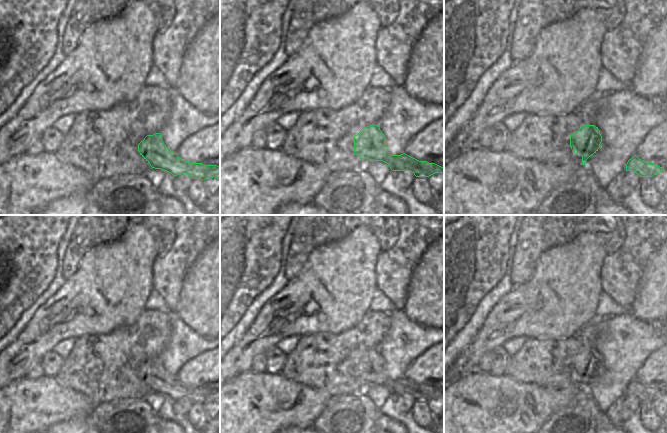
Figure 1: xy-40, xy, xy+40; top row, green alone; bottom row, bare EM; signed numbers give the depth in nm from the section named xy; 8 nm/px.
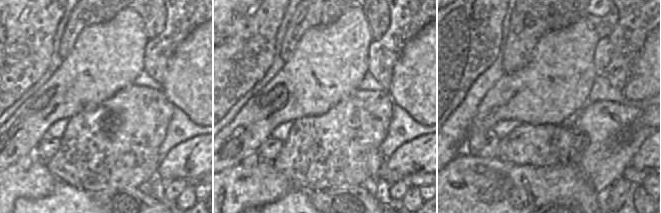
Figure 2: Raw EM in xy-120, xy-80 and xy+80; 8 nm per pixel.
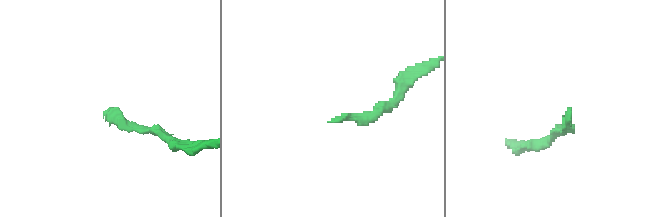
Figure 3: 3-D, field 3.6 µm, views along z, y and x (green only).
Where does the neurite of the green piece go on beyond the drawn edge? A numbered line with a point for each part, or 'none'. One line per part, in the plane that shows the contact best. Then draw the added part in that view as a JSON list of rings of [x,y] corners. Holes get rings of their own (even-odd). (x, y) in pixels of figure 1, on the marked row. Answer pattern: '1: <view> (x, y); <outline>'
1: xy+40 (577, 157); [[[572,146],[572,158],[575,159],[578,163],[582,163],[582,156],[579,153],[577,154],[574,153],[573,146]]]

